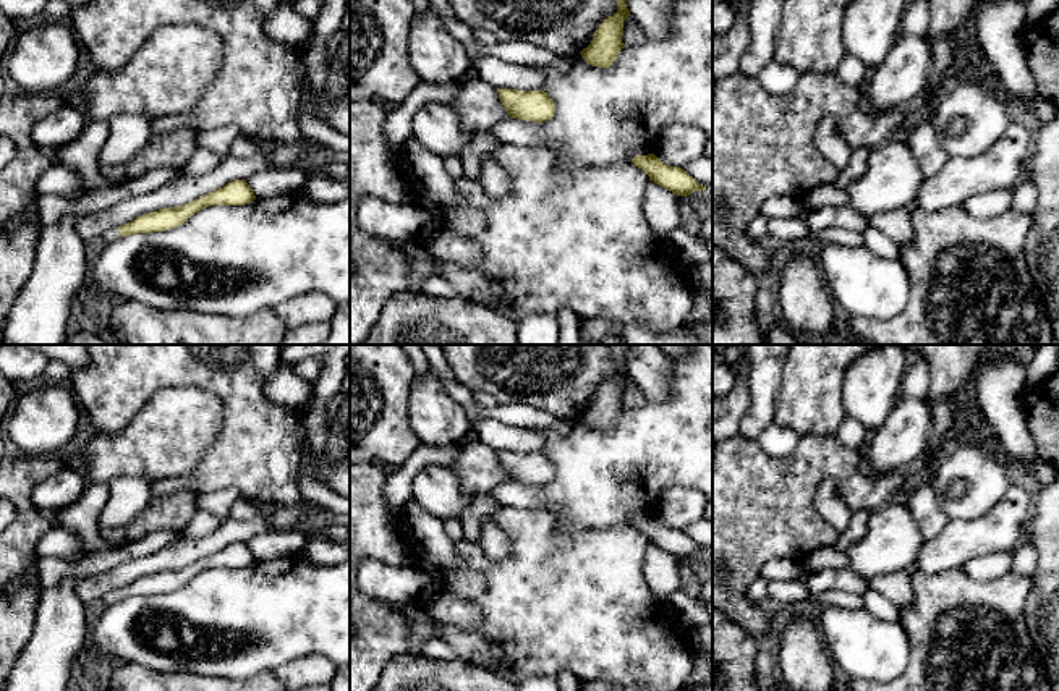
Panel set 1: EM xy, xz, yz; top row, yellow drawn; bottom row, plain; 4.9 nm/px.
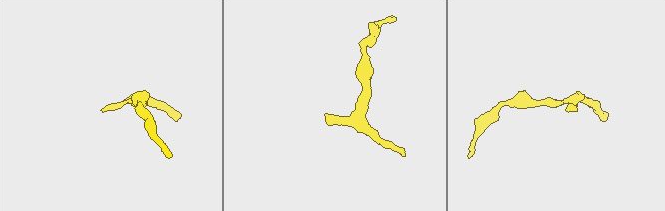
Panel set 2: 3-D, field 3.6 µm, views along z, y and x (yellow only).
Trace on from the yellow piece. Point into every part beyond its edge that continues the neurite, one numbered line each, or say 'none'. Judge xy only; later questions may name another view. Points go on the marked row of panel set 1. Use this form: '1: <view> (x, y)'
1: xy (110, 235)

